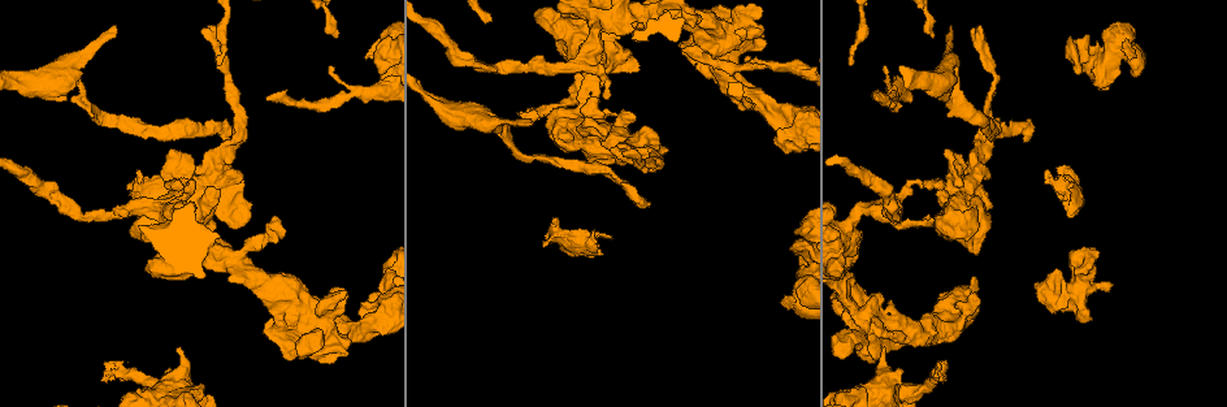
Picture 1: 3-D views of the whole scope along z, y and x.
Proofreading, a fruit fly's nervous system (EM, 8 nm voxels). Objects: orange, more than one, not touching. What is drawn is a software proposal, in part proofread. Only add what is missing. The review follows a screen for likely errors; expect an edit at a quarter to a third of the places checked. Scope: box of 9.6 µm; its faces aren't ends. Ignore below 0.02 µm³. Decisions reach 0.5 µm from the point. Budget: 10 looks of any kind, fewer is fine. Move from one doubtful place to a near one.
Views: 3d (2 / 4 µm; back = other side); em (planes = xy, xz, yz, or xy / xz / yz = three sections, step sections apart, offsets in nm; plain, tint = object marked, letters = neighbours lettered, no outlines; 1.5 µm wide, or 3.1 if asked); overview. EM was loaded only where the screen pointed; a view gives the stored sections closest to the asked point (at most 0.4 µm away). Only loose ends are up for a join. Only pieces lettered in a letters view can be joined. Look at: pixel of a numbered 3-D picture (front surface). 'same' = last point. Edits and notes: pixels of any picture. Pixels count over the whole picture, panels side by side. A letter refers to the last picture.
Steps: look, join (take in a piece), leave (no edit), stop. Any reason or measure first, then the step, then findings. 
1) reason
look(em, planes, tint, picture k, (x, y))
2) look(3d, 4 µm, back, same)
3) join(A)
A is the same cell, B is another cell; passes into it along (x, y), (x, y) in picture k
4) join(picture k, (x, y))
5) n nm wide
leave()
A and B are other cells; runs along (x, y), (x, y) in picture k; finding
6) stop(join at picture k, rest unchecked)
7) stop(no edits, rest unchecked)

an open end
look(3d, 2 µm, picture 1, (774, 143))

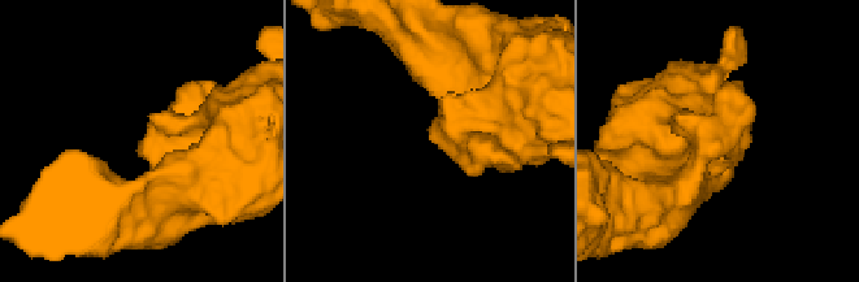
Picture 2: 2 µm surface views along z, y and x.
look(em, yz, step 4, letters, picture 2, (433, 141))

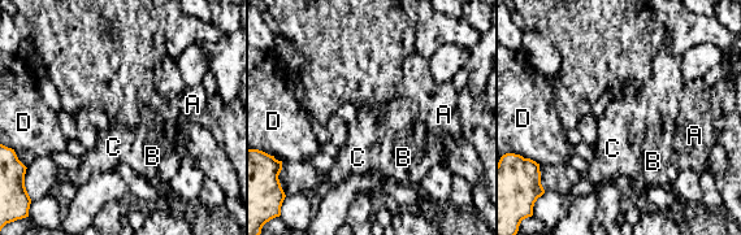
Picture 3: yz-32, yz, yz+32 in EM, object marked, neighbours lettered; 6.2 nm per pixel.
cut it another way
look(em, planes, letters, same)

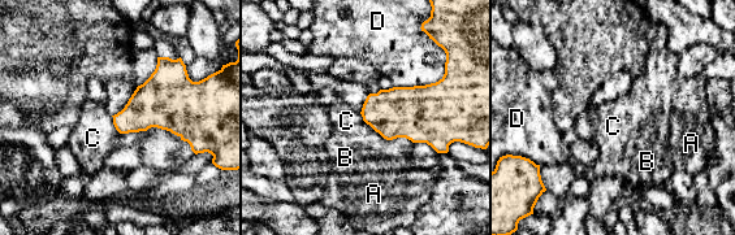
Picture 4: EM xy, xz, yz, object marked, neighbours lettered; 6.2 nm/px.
leave()
A, B, C and D are other cells; border along (111, 116), (113, 126), (120, 133) in picture 4; no lettered piece goes on from it

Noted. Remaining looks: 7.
look(3d, 4 µm, picture 1, (689, 61))

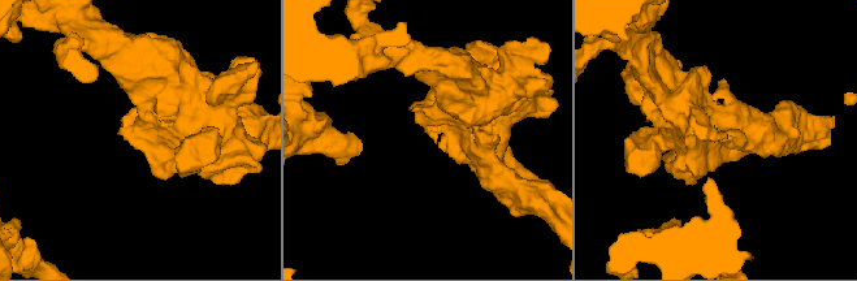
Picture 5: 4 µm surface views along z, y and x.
look(em, planes, letters, picture 5, (134, 135))

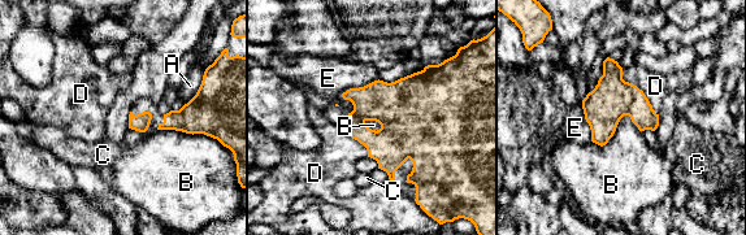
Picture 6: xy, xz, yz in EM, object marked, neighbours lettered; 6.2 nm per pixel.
260 nm wide
leave()
A, B, C, D and E are other cells; border along (641, 130), (624, 116), (591, 142) in picture 6; no lettered piece goes on from it

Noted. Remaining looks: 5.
stops while still wide
look(3d, 4 µm, picture 1, (144, 268))

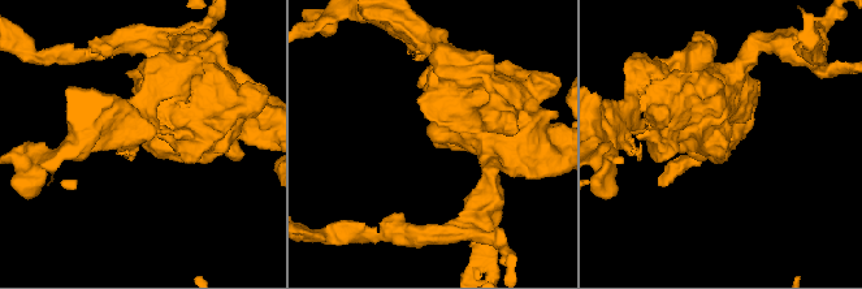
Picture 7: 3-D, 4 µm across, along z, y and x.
shape alone is not enough
look(em, xy, step 8, plain, picture 7, (148, 141))

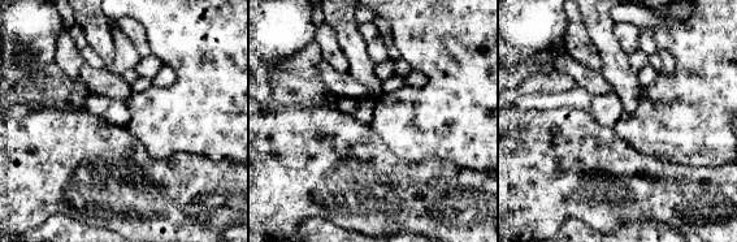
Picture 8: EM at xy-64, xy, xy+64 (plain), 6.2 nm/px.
see the neighbours
look(em, xy, step 8, letters, same)

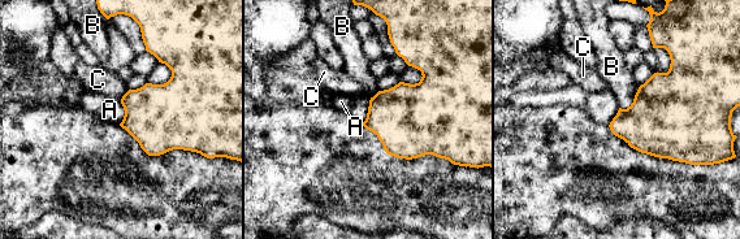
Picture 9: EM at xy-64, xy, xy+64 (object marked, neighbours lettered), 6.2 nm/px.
leave()
A, B and C are other cells; border along (121, 101), (124, 118), (118, 124) in picture 9; none of them fits

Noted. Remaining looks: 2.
stop(no edits, rest unchecked)

